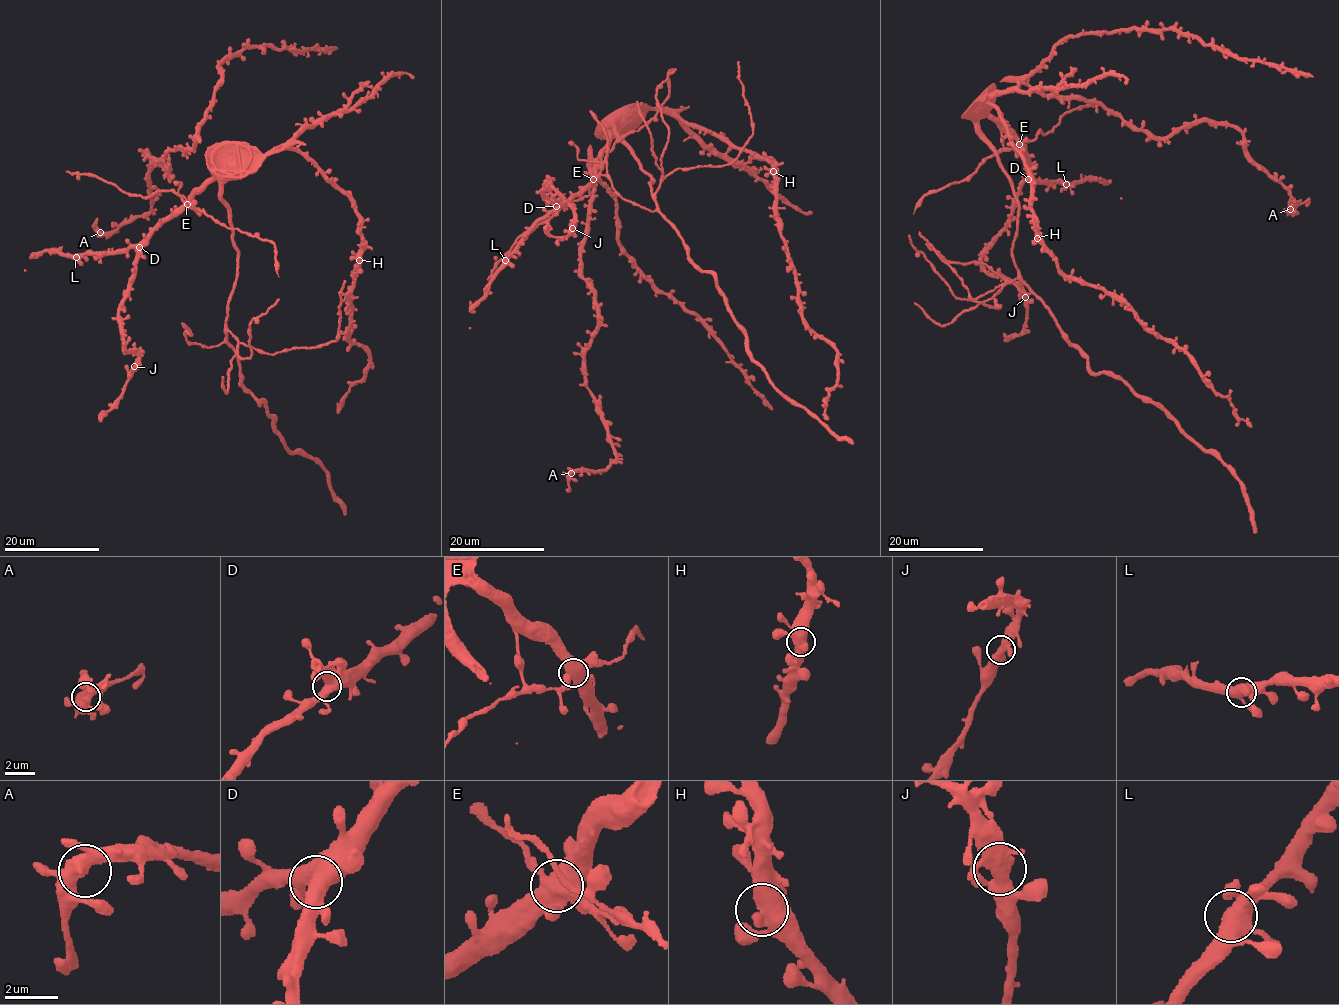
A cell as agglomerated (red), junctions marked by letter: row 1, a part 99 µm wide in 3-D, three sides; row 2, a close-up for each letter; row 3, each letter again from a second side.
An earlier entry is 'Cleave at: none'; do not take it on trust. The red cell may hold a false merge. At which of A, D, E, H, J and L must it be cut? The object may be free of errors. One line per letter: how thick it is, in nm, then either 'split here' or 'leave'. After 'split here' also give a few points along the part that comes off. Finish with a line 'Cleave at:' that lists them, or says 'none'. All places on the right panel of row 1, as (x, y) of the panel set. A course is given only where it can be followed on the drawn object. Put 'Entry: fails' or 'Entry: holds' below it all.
A: 480 nm thick; leave
D: 500 nm thick; leave
E: 550 nm thick; leave
H: 500 nm thick; leave
J: 440 nm thick; leave
L: 460 nm thick; leave
Cleave at: none
Entry: holds

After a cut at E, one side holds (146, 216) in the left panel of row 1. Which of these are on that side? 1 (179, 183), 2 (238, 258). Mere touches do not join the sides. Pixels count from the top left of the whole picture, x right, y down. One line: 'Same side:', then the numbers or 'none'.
Same side: 2

